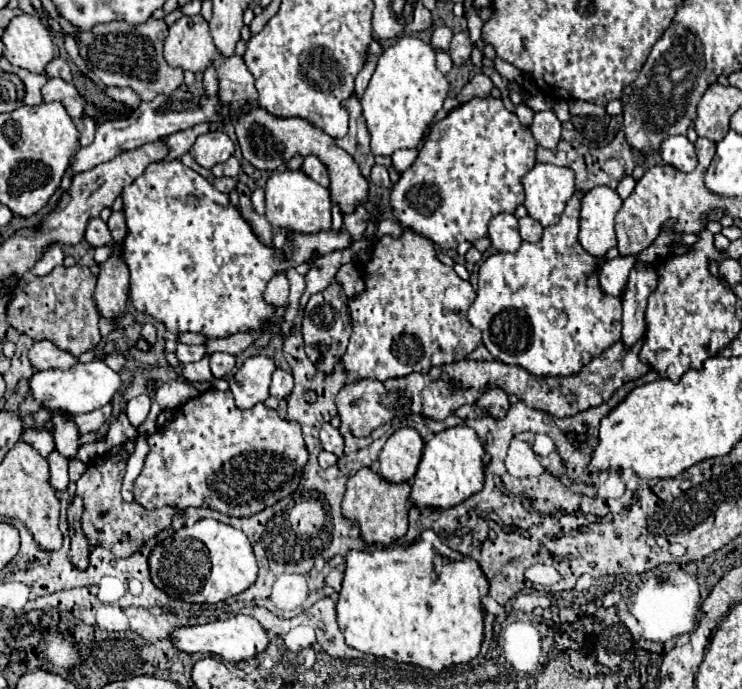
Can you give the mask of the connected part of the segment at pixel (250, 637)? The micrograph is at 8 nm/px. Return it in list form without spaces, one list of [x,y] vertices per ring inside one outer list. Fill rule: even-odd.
[[[232,615],[232,617],[210,621],[210,623],[204,623],[204,625],[176,627],[170,633],[170,641],[176,649],[180,649],[184,653],[212,653],[212,655],[222,657],[224,661],[238,663],[238,661],[246,661],[246,659],[258,655],[260,651],[264,651],[266,645],[268,645],[268,635],[254,617]]]

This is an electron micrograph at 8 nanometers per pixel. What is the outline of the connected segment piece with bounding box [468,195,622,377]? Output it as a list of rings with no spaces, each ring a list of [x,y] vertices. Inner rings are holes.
[[[574,195],[556,225],[544,229],[544,237],[538,243],[522,241],[514,253],[490,255],[478,273],[478,295],[468,309],[468,319],[482,331],[482,343],[494,355],[494,359],[506,365],[524,367],[532,375],[540,377],[568,377],[588,365],[596,355],[602,355],[612,343],[620,341],[622,301],[612,295],[604,295],[600,287],[600,267],[604,259],[588,255],[578,241],[580,233],[580,197]]]

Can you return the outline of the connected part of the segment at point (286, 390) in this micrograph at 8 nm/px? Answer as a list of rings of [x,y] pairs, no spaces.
[[[276,369],[274,375],[272,375],[272,385],[270,385],[270,395],[272,397],[278,397],[278,399],[284,399],[290,395],[294,387],[294,381],[292,381],[292,375],[288,371],[282,371],[282,369]]]

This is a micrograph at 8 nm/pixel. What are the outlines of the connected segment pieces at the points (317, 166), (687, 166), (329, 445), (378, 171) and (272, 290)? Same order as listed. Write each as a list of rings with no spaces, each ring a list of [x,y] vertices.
[[[308,155],[308,157],[304,159],[302,171],[304,171],[308,177],[312,177],[316,183],[320,183],[322,187],[328,187],[328,185],[330,185],[328,169],[324,167],[324,163],[322,163],[316,155]]]
[[[674,135],[664,139],[660,145],[660,157],[664,159],[664,163],[680,171],[692,171],[698,165],[694,145],[684,135]]]
[[[326,423],[320,429],[320,443],[324,447],[324,451],[334,453],[336,457],[342,457],[342,449],[344,449],[344,437],[340,435],[338,429],[334,429],[330,423]]]
[[[374,165],[374,167],[372,167],[370,179],[372,179],[378,187],[386,187],[386,189],[392,187],[392,181],[390,181],[390,177],[388,177],[388,171],[386,171],[386,167],[382,167],[382,165]]]
[[[276,273],[266,291],[264,291],[266,303],[272,303],[272,307],[284,307],[288,303],[288,279],[284,273]]]

